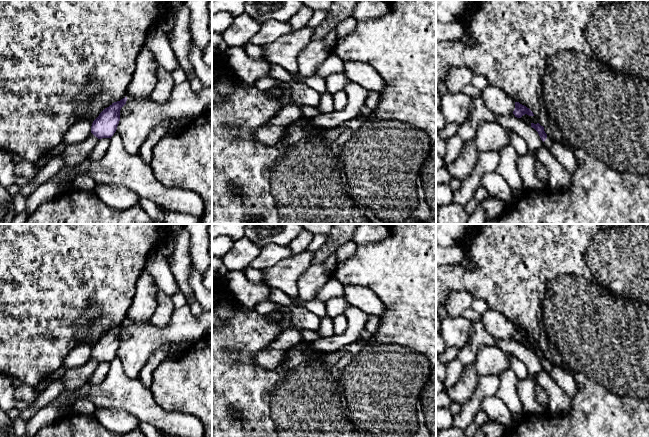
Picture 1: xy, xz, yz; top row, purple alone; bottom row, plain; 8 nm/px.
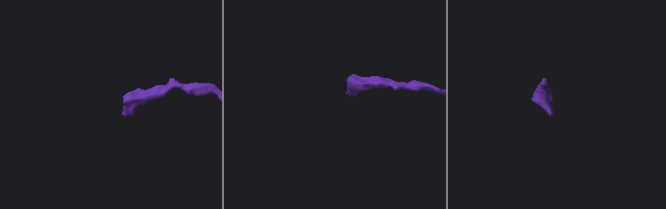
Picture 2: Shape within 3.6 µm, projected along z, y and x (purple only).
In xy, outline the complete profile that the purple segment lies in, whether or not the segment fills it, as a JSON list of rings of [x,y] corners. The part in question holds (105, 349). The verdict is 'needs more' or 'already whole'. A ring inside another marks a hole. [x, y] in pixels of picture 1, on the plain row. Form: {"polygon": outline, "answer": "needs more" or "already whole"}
{"polygon": [[[127,321],[112,327],[93,345],[91,357],[98,363],[110,362],[117,354],[120,345],[120,334],[126,328]]], "answer": "already whole"}

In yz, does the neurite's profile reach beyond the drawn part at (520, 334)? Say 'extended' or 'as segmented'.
as segmented

